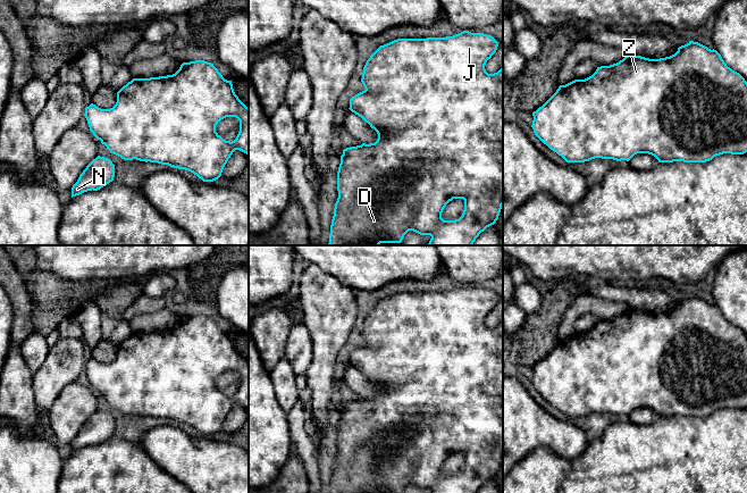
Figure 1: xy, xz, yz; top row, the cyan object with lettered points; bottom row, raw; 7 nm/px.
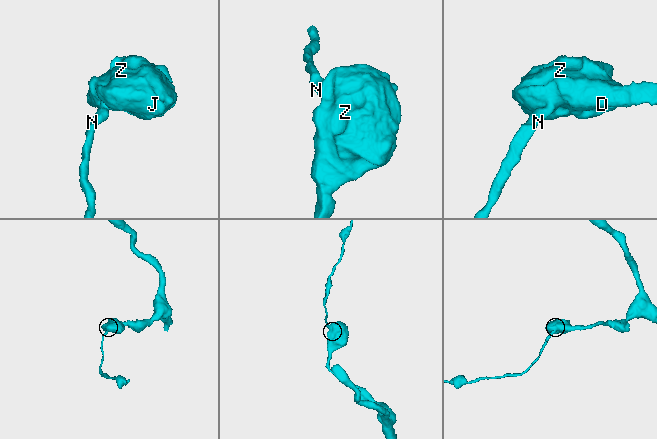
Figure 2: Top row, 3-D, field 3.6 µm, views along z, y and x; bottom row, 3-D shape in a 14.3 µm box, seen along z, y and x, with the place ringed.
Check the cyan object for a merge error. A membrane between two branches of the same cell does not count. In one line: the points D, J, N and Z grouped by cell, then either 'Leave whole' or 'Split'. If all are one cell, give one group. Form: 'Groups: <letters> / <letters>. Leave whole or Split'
Groups: D J N Z. Leave whole

